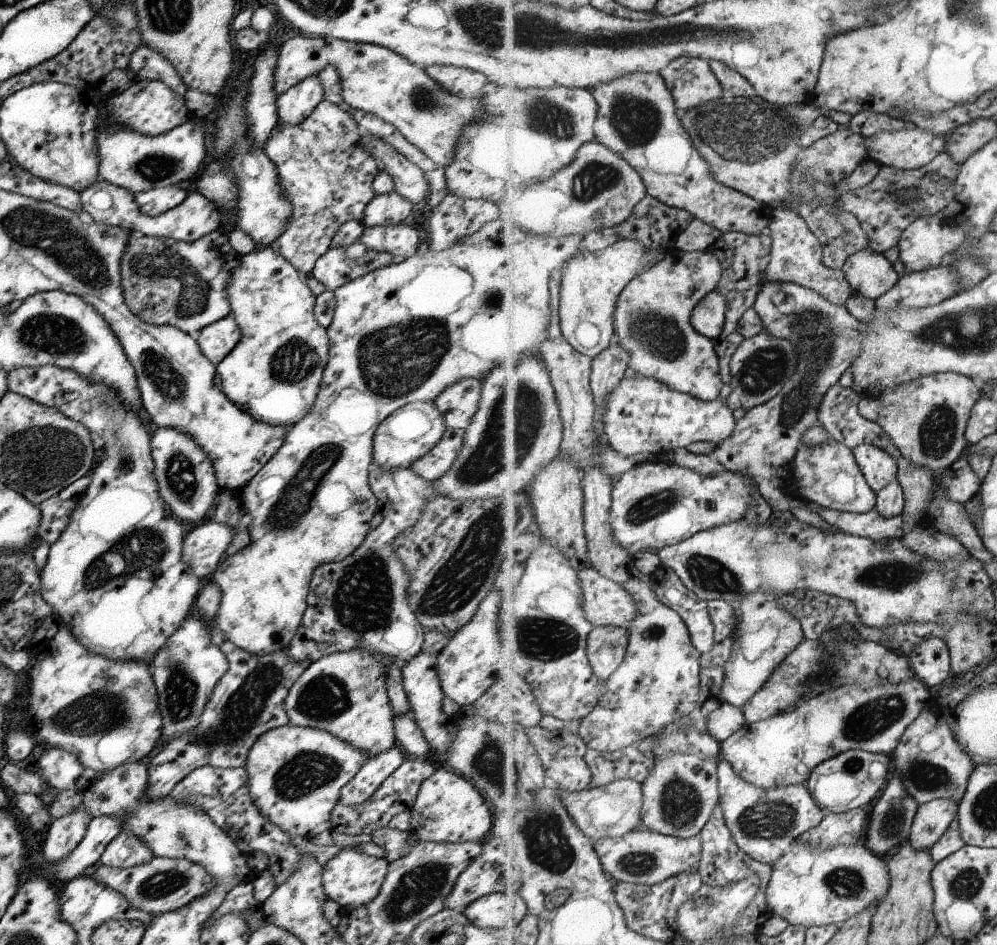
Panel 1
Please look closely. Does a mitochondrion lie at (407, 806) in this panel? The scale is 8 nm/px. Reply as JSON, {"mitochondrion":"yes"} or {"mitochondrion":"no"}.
{"mitochondrion":"no"}

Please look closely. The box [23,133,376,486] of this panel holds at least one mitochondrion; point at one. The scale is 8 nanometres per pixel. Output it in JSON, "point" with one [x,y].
{"point":[190,301]}

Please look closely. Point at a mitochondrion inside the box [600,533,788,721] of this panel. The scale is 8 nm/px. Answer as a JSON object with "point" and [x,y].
{"point":[707,572]}

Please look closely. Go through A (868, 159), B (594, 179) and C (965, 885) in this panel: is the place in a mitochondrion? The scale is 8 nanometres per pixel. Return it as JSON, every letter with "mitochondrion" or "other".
{"A":"other","B":"mitochondrion","C":"mitochondrion"}

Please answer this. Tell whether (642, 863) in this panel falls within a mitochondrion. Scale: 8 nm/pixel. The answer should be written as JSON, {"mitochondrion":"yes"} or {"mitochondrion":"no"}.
{"mitochondrion":"yes"}

